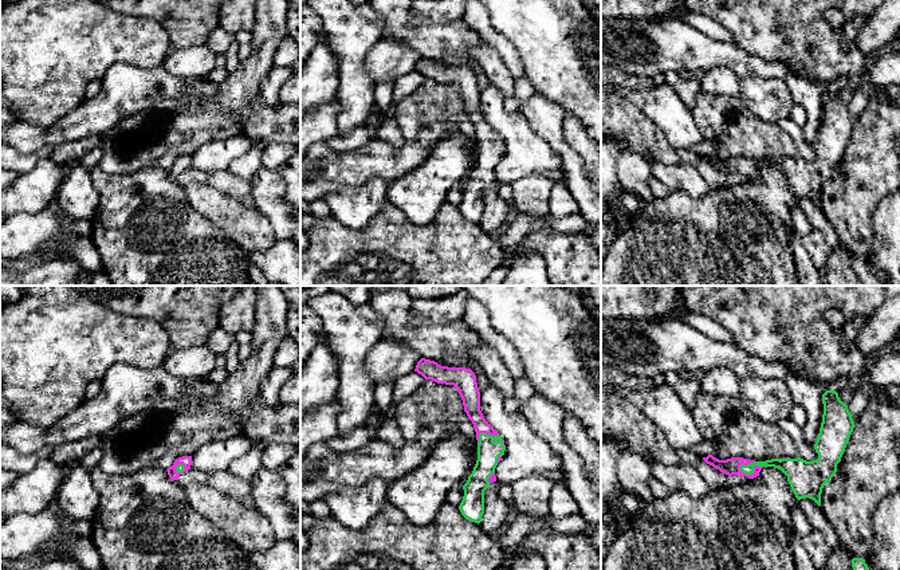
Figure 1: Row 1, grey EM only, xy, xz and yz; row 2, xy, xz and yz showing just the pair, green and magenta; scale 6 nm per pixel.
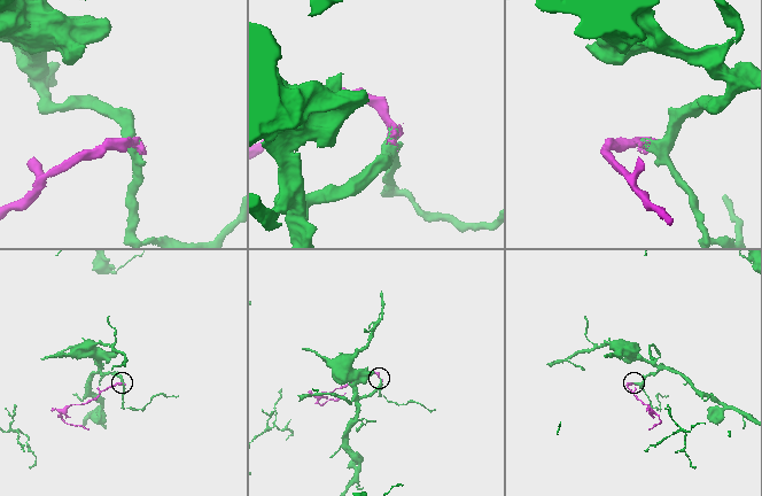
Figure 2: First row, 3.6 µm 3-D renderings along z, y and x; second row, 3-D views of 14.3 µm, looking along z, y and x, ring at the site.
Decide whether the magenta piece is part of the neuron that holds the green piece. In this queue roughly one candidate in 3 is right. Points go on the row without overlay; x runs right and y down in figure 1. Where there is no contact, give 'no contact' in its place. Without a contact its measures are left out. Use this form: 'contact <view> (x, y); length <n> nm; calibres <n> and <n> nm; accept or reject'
contact yz (750, 162); length 150 nm; calibres 110 and 100 nm; accept

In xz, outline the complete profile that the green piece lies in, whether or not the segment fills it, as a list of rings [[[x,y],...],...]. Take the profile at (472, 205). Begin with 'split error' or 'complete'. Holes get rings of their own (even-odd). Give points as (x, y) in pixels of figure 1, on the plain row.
split error | [[[421,58],[414,71],[425,79],[453,84],[464,105],[464,111],[472,121],[477,139],[477,160],[467,182],[459,205],[461,215],[475,223],[482,221],[484,213],[484,190],[496,181],[495,168],[504,154],[504,139],[486,121],[480,110],[480,91],[476,75],[471,68],[441,66],[435,60]]]

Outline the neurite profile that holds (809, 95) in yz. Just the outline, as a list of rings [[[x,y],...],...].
[[[794,72],[790,74],[786,80],[789,90],[793,93],[795,103],[801,105],[807,113],[807,121],[802,127],[805,141],[814,146],[824,114],[822,94],[826,90],[834,90],[838,93],[848,84],[849,78],[842,76],[837,79],[833,84],[822,86],[811,83],[803,76]]]

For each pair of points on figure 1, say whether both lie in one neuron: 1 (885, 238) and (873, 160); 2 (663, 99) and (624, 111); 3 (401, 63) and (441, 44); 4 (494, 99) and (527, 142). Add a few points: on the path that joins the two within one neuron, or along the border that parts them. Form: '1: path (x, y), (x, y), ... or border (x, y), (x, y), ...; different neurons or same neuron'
1: border (885, 195), (873, 212), (872, 232); different neurons
2: border (614, 91), (629, 99), (660, 130); different neurons
3: border (393, 36), (404, 40), (421, 56); different neurons
4: path (495, 110), (517, 132); same neuron

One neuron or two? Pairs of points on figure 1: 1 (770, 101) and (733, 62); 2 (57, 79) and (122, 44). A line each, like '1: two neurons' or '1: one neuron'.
1: two neurons
2: one neuron

